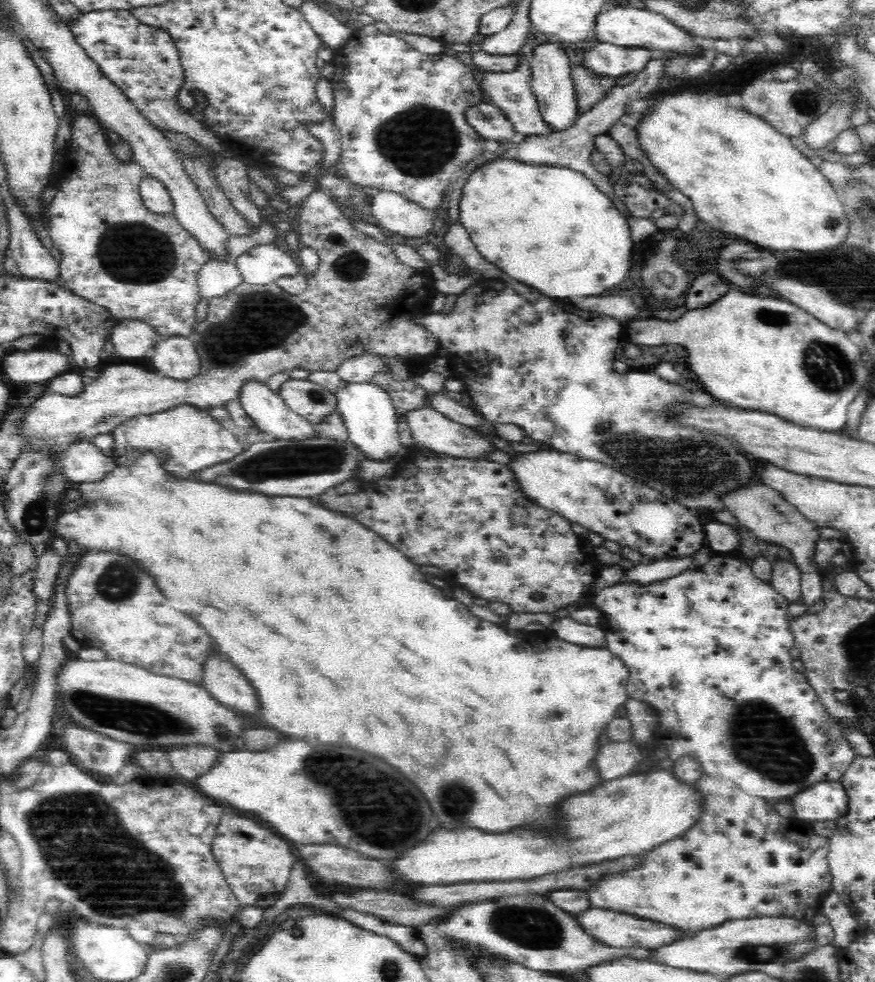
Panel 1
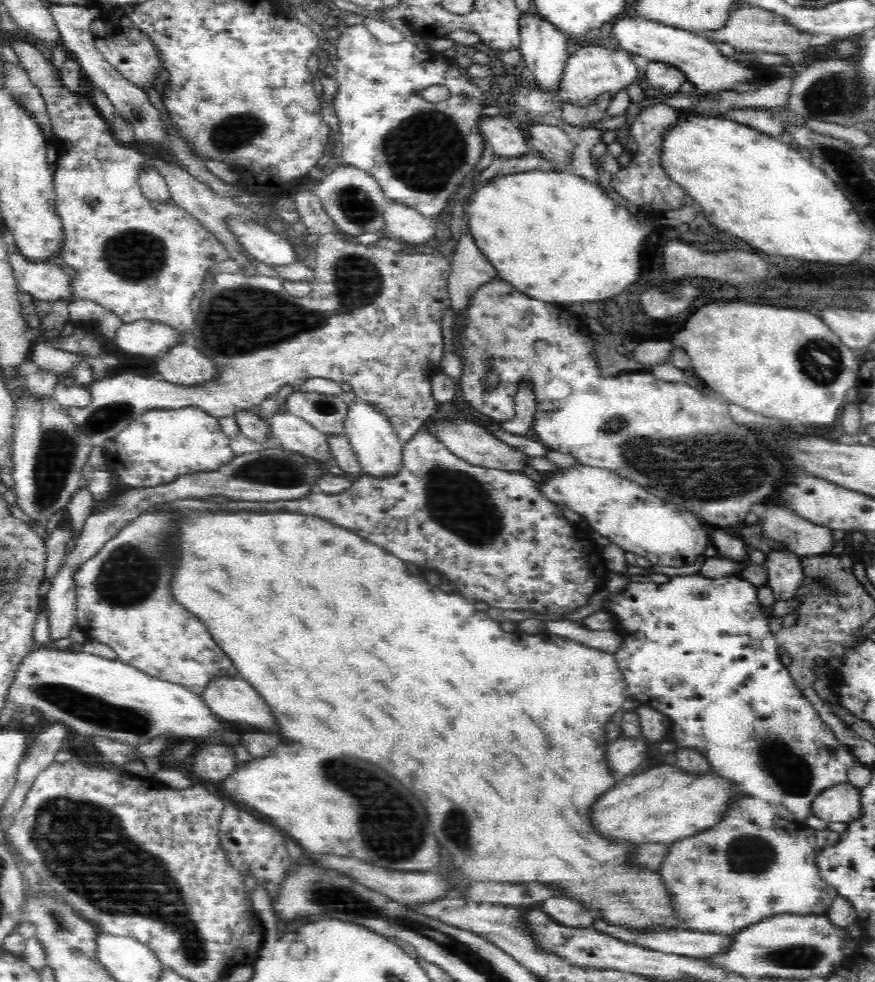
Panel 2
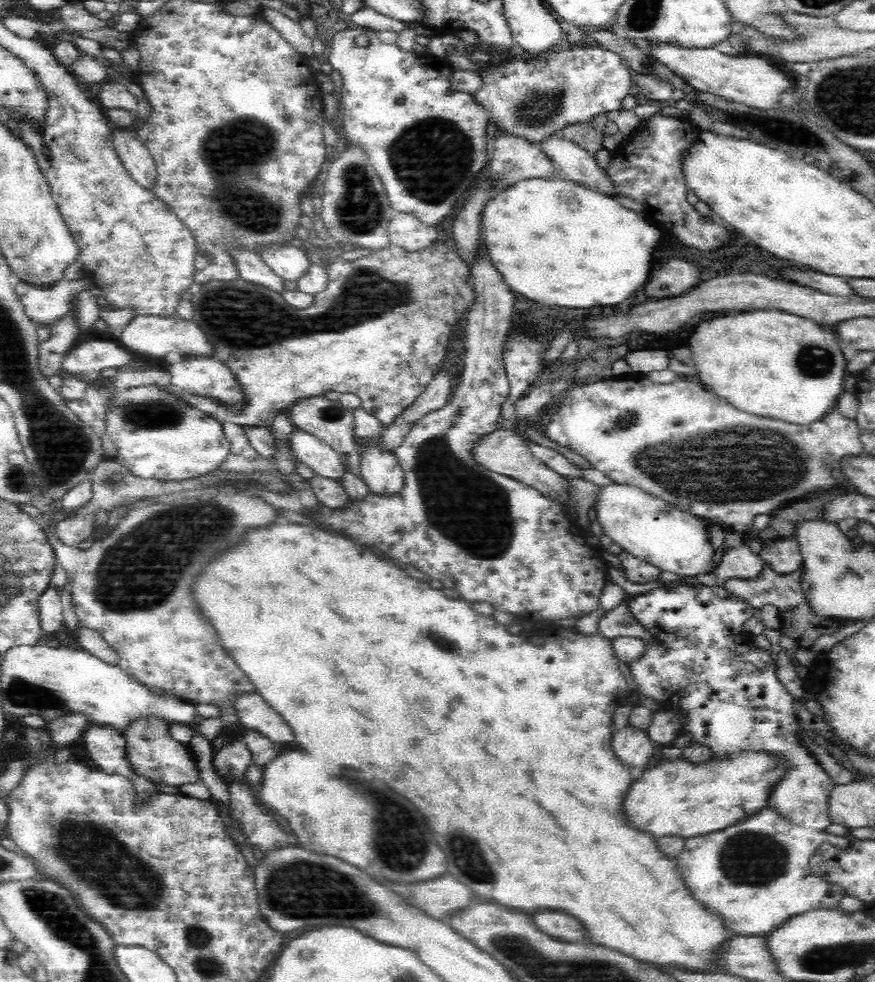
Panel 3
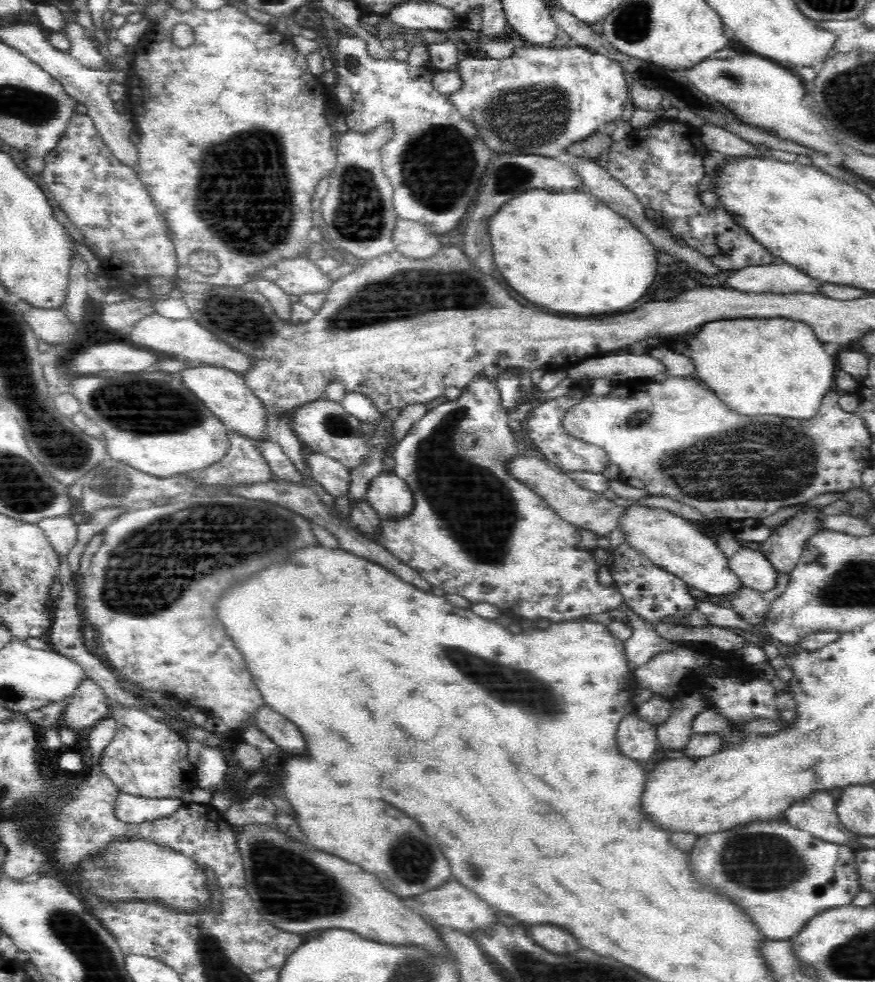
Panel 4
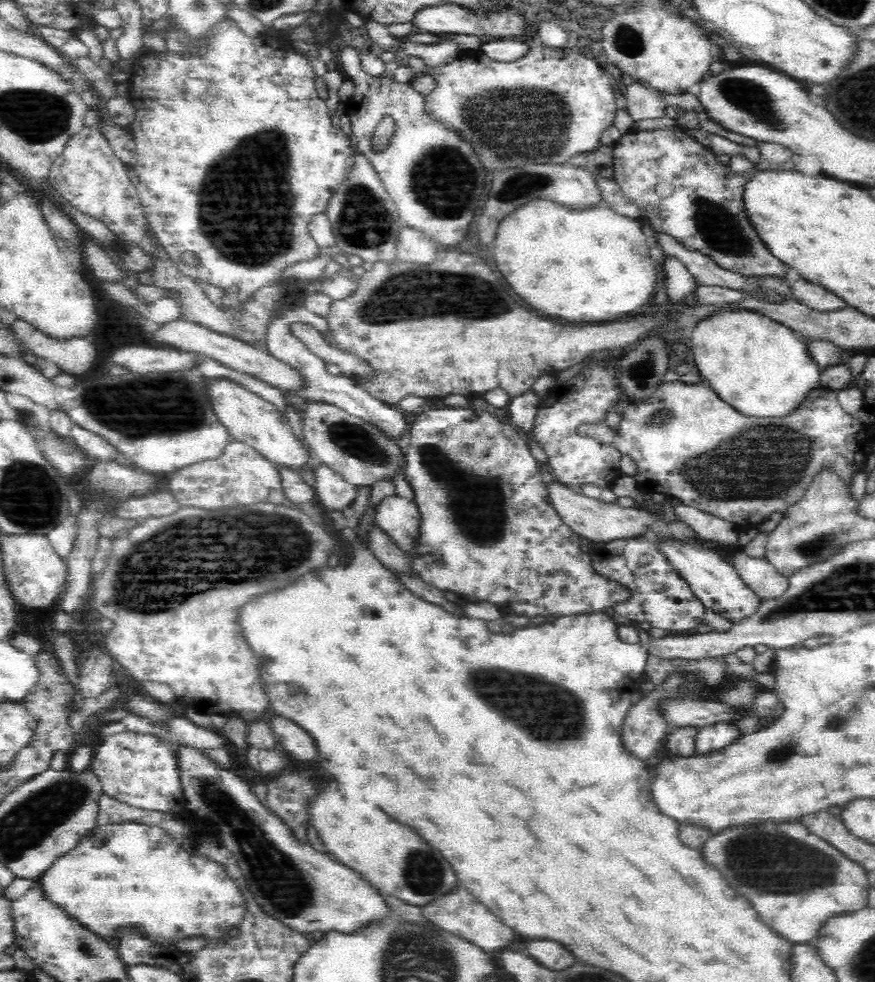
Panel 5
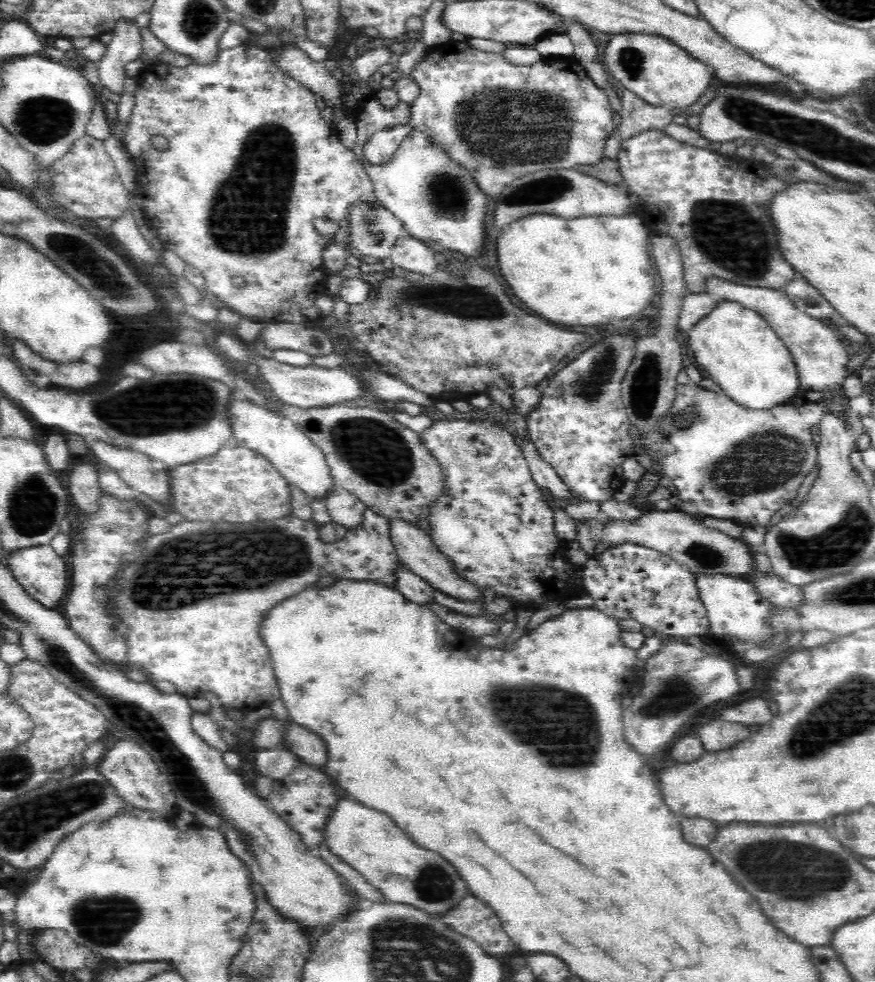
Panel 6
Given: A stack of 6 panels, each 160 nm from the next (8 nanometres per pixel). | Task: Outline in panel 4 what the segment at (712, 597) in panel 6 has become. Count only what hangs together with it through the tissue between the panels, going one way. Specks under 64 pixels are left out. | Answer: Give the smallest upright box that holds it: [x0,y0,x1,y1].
[619,504,743,600]

